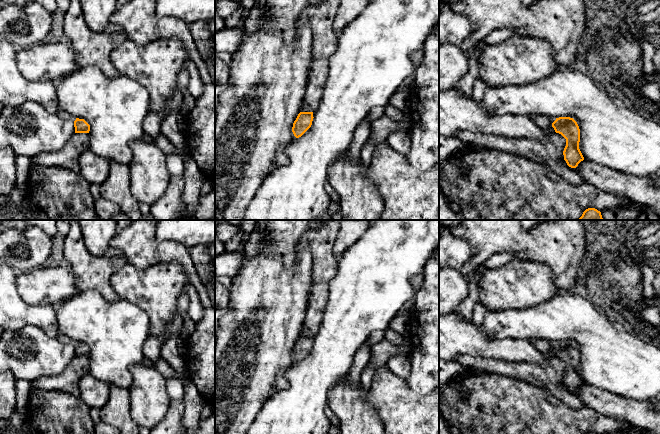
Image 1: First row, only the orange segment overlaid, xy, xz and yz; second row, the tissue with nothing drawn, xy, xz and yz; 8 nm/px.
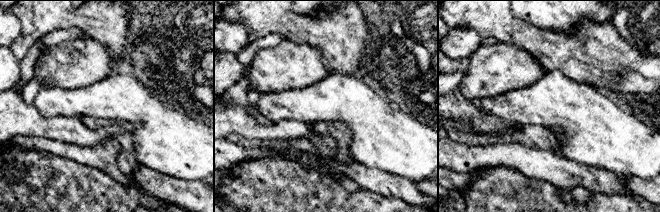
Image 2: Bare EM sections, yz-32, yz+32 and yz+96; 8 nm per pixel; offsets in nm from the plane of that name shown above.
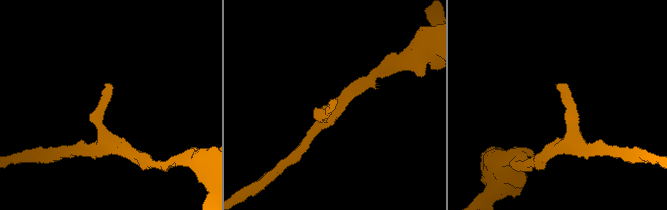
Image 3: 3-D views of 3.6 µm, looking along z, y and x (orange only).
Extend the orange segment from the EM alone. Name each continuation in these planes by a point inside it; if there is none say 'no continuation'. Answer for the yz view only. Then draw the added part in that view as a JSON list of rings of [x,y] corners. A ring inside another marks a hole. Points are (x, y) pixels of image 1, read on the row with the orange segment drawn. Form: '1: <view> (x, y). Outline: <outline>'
1: yz (543, 121). Outline: [[[534,115],[532,116],[532,119],[539,127],[543,129],[550,128],[552,123],[556,120],[556,118],[547,115]]]

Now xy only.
1: xy (62, 114). Outline: [[[60,108],[58,109],[57,115],[65,121],[74,122],[76,120],[76,118],[73,115],[68,114],[67,112],[63,111]]]

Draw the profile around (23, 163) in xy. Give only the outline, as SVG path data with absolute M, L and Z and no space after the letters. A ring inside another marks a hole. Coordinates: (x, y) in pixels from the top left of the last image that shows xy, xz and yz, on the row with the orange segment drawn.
M16 156L16 185L15 187L26 190L29 182L31 159L25 156Z

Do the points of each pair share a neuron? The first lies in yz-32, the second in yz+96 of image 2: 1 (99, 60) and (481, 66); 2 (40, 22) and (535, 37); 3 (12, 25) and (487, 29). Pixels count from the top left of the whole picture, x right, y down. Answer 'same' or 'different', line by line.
1: same
2: same
3: different

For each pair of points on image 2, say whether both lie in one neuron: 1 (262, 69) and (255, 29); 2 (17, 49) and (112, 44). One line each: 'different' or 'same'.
1: different
2: same

